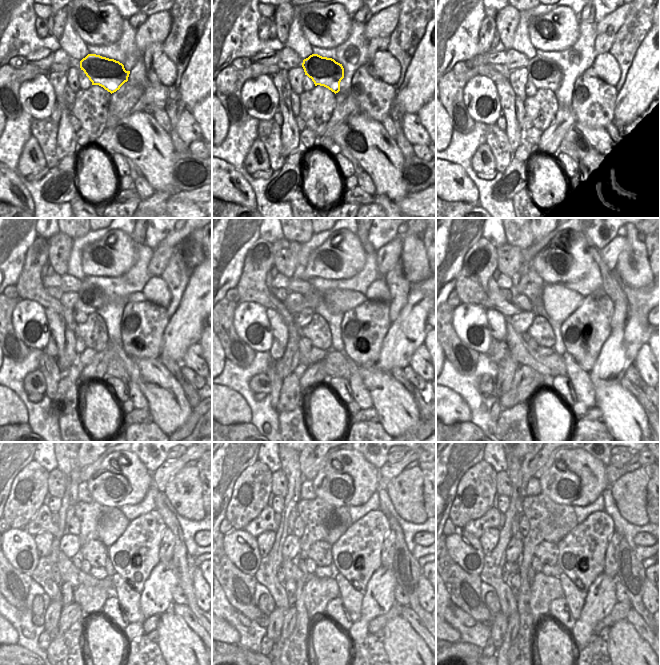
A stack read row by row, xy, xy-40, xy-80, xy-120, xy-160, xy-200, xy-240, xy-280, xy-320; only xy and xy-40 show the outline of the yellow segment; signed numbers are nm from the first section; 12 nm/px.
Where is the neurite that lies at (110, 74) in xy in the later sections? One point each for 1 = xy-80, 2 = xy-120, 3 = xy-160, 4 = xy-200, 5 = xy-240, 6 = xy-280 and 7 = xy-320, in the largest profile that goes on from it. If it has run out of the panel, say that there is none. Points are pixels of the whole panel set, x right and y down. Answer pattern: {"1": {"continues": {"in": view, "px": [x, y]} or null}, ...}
{"1": {"continues": {"in": "xy-80", "px": [544, 73]}}, "2": {"continues": {"in": "xy-120", "px": [91, 298]}}, "3": {"continues": {"in": "xy-160", "px": [313, 297]}}, "4": {"continues": {"in": "xy-200", "px": [494, 300]}}, "5": {"continues": {"in": "xy-240", "px": [42, 521]}}, "6": {"continues": {"in": "xy-280", "px": [265, 521]}}, "7": {"continues": {"in": "xy-320", "px": [490, 520]}}}

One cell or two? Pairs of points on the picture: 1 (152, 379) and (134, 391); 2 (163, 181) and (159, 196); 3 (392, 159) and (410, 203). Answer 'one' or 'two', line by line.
1: two
2: two
3: two

